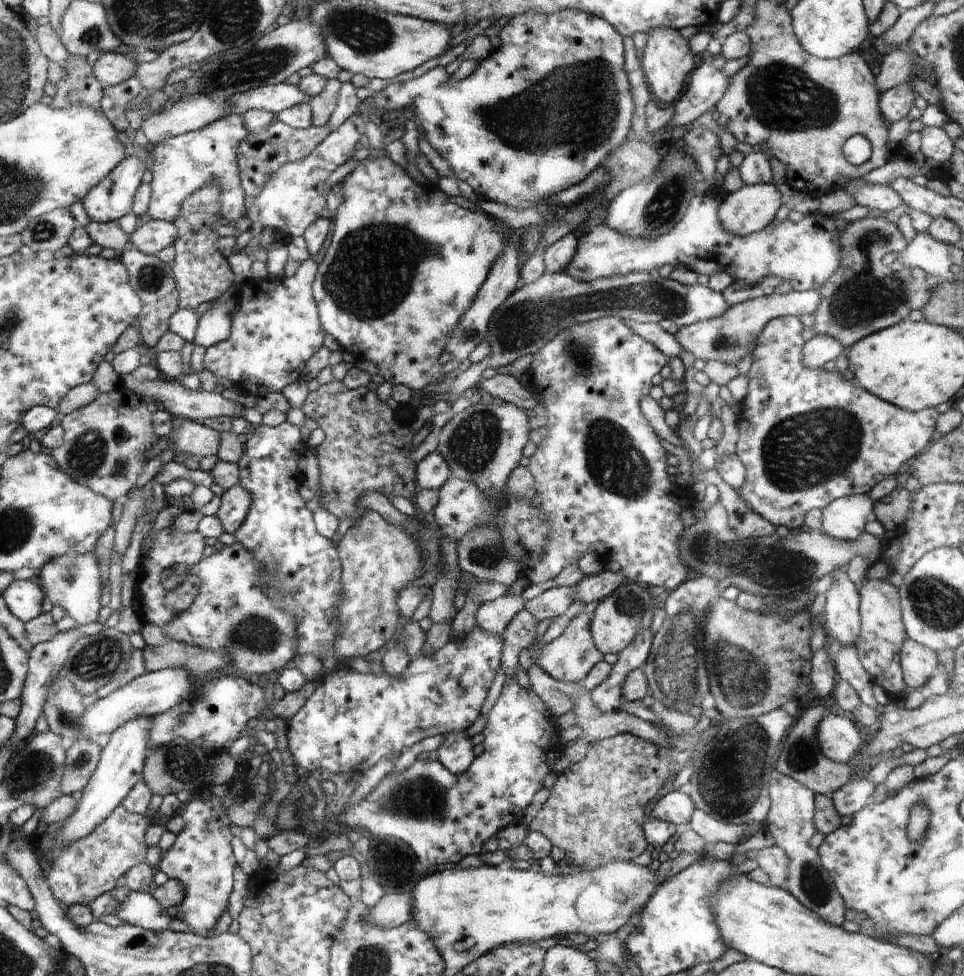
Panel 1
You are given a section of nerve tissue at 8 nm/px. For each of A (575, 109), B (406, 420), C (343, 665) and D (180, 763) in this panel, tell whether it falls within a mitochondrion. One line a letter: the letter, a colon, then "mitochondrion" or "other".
A: mitochondrion
B: other
C: other
D: mitochondrion

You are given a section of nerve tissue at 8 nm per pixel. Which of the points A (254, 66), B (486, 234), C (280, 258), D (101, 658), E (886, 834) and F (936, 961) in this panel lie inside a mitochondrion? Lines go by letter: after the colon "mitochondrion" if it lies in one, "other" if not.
A: mitochondrion
B: other
C: other
D: mitochondrion
E: other
F: other

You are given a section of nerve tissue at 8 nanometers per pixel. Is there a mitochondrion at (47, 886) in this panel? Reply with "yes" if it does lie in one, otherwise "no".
no

